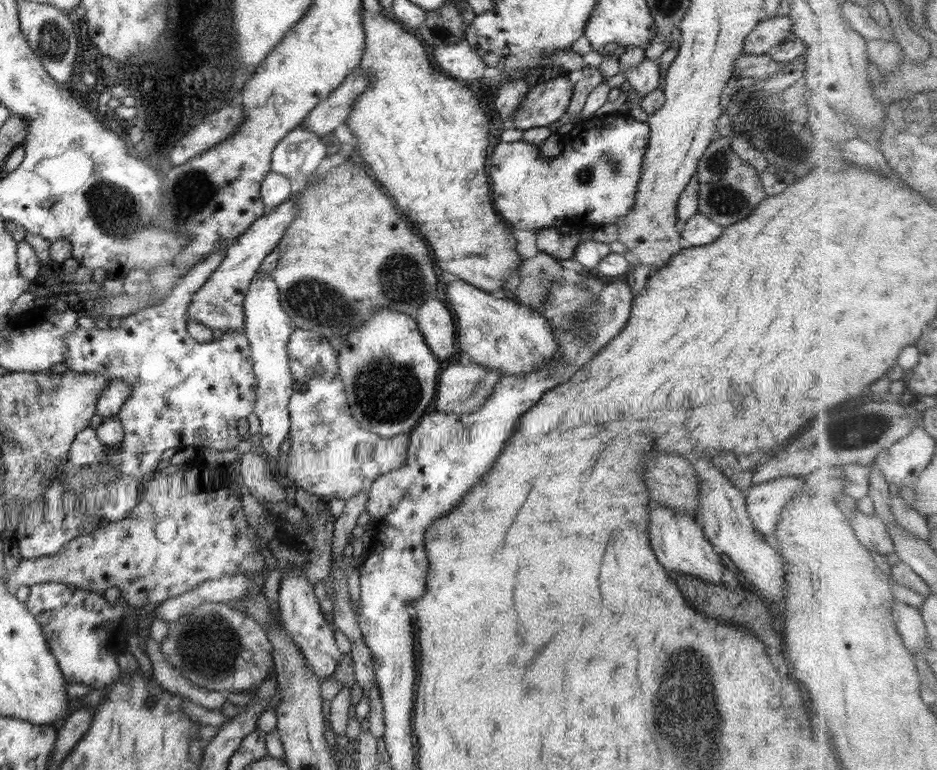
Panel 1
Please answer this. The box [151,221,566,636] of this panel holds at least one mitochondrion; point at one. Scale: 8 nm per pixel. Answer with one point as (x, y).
(385, 392)

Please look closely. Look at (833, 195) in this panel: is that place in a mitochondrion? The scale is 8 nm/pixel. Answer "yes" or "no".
no

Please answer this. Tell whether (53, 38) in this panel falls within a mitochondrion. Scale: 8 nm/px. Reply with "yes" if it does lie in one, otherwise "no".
yes

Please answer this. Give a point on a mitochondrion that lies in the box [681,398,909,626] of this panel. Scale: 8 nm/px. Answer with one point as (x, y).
(850, 430)

